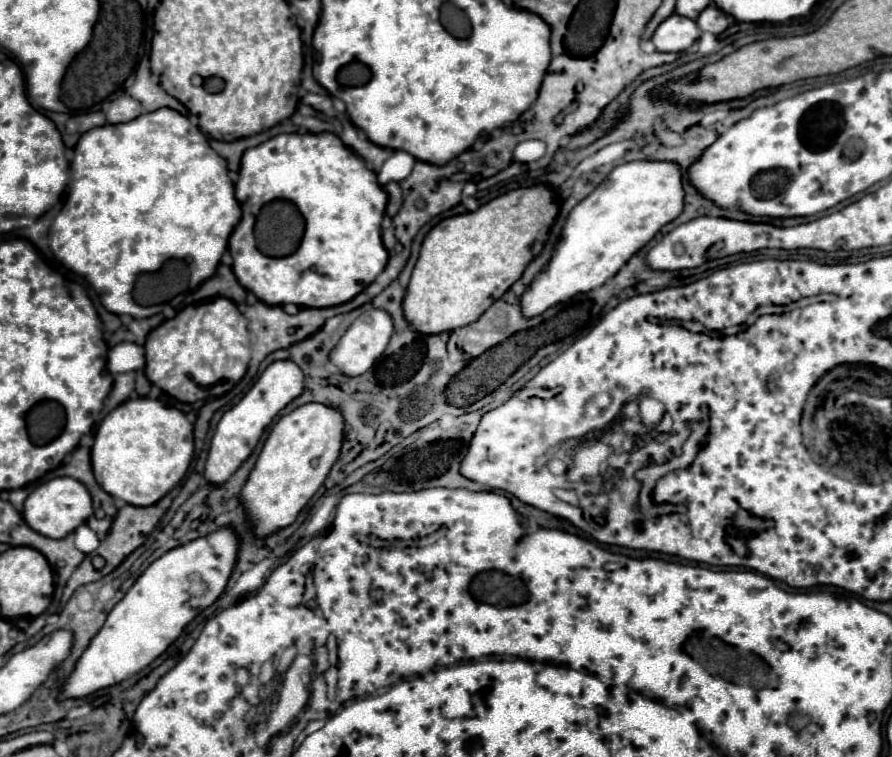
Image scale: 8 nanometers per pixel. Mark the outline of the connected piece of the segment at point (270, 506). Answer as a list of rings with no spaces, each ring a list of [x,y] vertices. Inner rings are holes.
[[[304,404],[274,424],[240,494],[256,538],[268,538],[298,518],[338,458],[342,428],[342,416],[324,404]]]

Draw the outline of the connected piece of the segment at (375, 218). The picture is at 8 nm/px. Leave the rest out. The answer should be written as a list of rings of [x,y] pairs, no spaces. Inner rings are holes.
[[[322,132],[322,134],[278,134],[274,138],[270,138],[268,142],[262,142],[260,146],[256,148],[250,148],[244,152],[242,156],[242,166],[240,166],[240,178],[236,182],[236,198],[242,206],[242,212],[246,212],[246,215],[242,217],[239,224],[234,230],[234,234],[230,236],[228,251],[234,258],[234,274],[238,278],[238,282],[250,290],[258,300],[262,300],[264,304],[270,304],[270,306],[284,306],[284,304],[296,304],[296,306],[306,306],[306,308],[328,308],[328,306],[338,306],[338,304],[344,304],[348,300],[352,300],[356,294],[360,294],[368,284],[372,284],[376,280],[376,276],[384,270],[386,262],[388,262],[388,250],[384,248],[382,244],[382,236],[380,236],[380,224],[382,224],[382,218],[384,218],[384,210],[386,210],[386,202],[388,202],[388,196],[386,192],[380,188],[378,180],[376,180],[376,174],[366,166],[366,162],[356,156],[350,148],[346,148],[342,144],[342,140],[330,132]],[[273,200],[287,200],[292,202],[298,210],[301,212],[305,220],[305,232],[297,250],[290,256],[284,256],[284,258],[268,258],[268,256],[262,254],[256,247],[254,237],[254,225],[255,217],[254,212],[258,212],[258,208],[262,208],[262,204],[266,204]]]

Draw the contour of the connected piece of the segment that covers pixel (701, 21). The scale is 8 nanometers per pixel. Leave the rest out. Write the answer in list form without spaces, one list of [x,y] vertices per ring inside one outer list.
[[[710,4],[702,16],[698,16],[698,26],[702,32],[712,32],[712,34],[720,34],[730,26],[730,18],[726,12],[722,12],[718,6]]]

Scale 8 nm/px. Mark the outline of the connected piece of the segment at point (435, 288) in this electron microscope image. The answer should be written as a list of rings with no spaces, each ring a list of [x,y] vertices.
[[[532,186],[506,192],[492,202],[480,206],[476,212],[466,212],[438,222],[422,242],[420,256],[402,302],[404,318],[408,320],[408,324],[412,324],[416,332],[428,330],[422,334],[430,336],[476,322],[484,314],[484,310],[490,308],[492,302],[498,300],[522,276],[528,262],[542,250],[548,238],[548,230],[558,216],[558,210],[560,206],[550,188]]]

